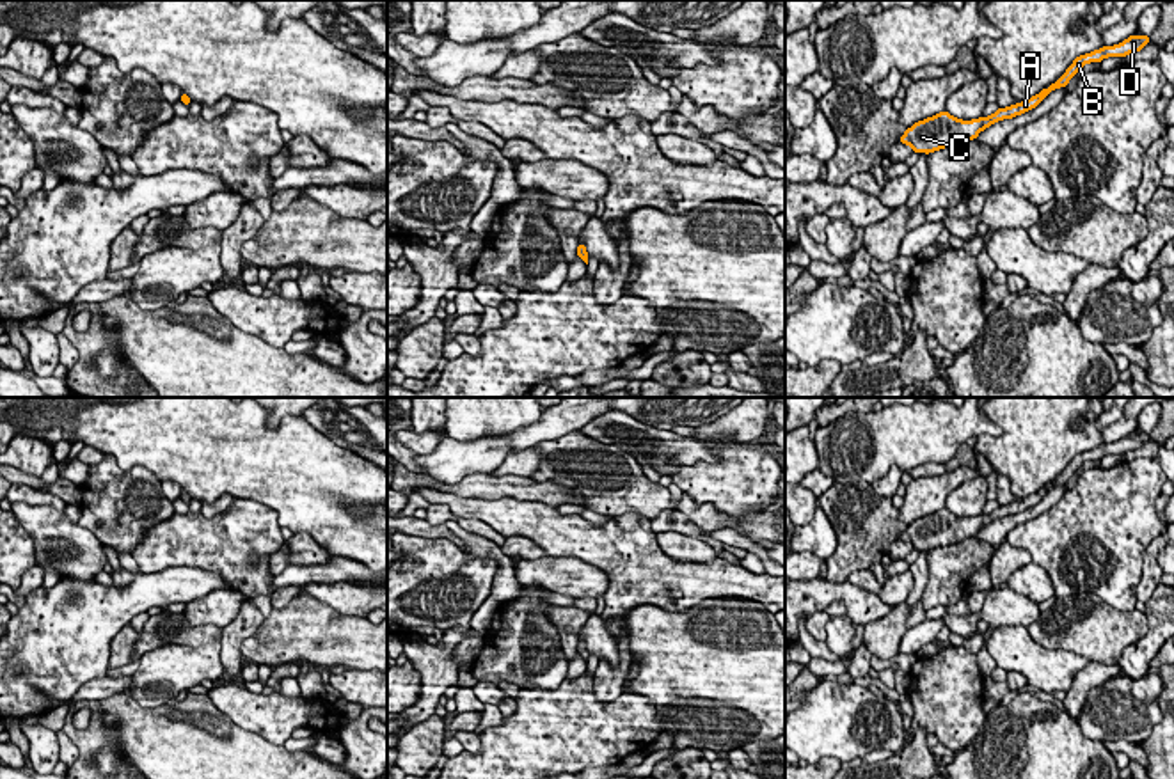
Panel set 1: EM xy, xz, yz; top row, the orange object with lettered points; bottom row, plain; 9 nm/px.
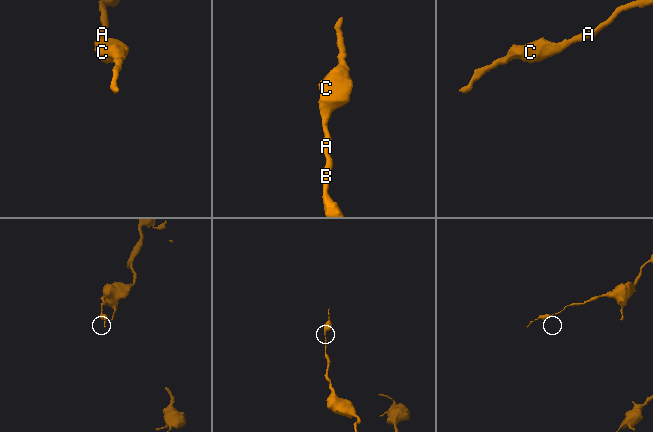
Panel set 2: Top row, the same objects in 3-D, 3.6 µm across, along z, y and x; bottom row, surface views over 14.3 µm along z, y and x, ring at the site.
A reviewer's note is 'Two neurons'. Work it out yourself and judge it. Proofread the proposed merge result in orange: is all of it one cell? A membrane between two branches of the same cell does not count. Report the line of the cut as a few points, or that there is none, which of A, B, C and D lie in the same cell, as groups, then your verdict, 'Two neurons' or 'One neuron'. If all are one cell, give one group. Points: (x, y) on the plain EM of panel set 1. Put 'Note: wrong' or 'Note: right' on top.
Note: wrong
No split. Groups: A B C D. One neuron

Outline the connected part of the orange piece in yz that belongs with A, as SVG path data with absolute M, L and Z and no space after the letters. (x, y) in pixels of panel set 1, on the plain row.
M1130 433L1119 442L1114 444L1103 444L1099 447L1094 447L1091 451L1080 452L1073 458L1073 461L1066 467L1066 470L1053 479L1048 486L1043 486L1037 493L1032 493L1021 500L998 506L989 515L979 515L972 518L956 516L947 508L927 515L924 518L915 520L911 525L904 529L904 532L899 536L899 539L911 543L915 550L934 550L938 547L959 543L966 538L973 538L979 534L979 531L991 522L1012 516L1016 513L1021 513L1032 506L1035 506L1051 488L1066 484L1069 477L1085 463L1091 460L1101 460L1107 454L1121 454L1124 456L1130 451L1140 449L1147 440L1151 440L1149 433Z

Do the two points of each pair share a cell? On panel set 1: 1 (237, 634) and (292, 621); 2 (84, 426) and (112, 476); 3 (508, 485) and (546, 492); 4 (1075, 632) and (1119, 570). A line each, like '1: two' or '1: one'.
1: two
2: two
3: one
4: two

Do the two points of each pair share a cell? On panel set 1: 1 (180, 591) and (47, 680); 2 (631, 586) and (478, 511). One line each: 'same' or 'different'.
1: same
2: same

